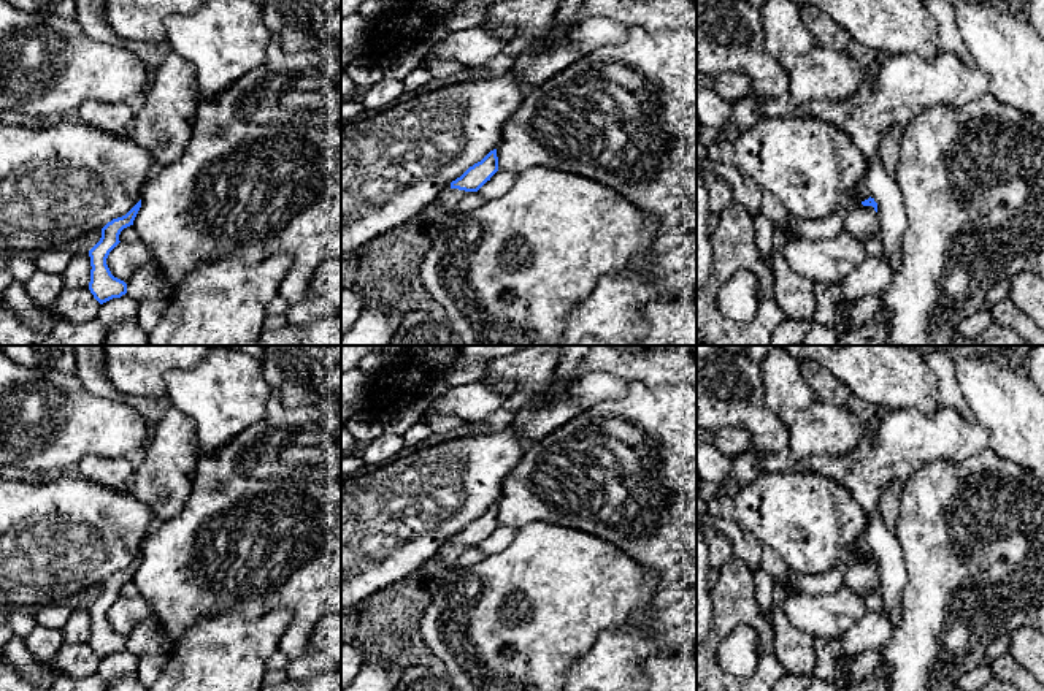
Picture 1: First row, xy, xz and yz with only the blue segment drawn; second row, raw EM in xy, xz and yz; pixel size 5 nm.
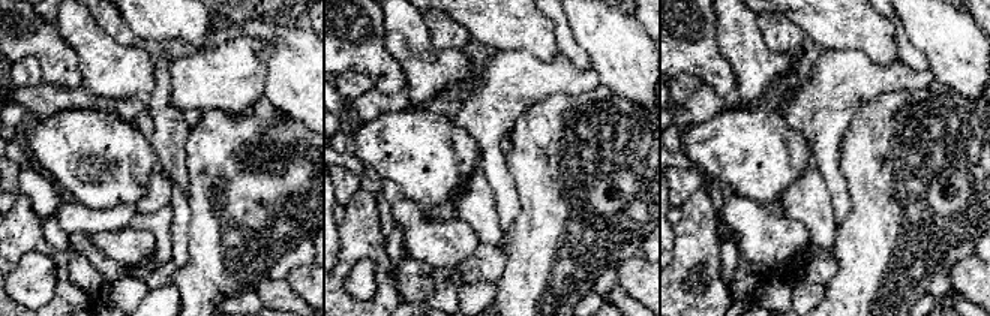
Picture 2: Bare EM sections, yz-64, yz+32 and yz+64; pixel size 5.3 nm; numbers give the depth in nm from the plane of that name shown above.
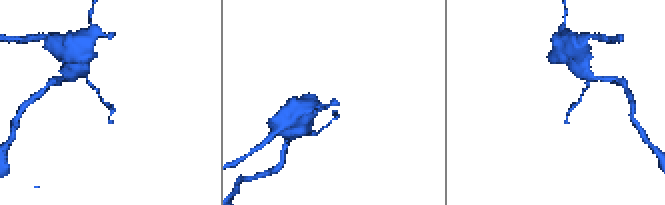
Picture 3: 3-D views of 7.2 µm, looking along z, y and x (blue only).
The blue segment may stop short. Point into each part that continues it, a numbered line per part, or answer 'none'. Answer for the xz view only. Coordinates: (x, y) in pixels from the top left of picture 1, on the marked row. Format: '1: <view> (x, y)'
none

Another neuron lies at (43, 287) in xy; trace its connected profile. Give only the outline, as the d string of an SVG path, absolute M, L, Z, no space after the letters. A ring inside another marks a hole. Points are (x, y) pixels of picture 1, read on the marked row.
M36 269L25 282L25 290L38 306L48 309L62 293L63 282L60 274Z

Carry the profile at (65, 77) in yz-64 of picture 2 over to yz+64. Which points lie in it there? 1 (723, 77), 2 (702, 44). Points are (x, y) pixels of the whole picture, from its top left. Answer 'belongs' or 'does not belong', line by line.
1: belongs
2: belongs

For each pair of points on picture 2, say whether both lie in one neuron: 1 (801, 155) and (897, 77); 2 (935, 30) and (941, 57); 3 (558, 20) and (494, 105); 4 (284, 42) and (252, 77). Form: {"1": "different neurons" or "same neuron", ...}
{"1": "different neurons", "2": "same neuron", "3": "different neurons", "4": "different neurons"}

